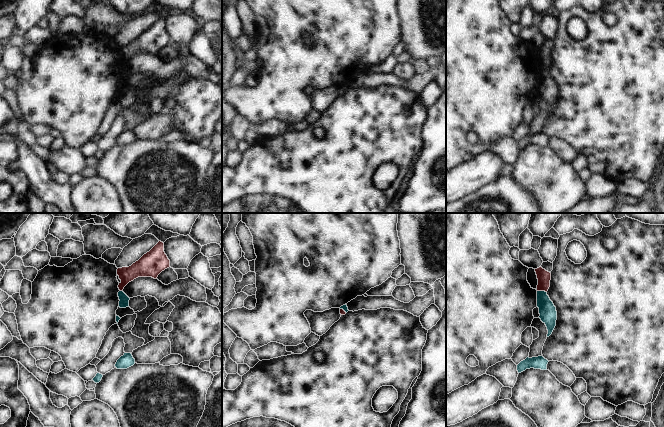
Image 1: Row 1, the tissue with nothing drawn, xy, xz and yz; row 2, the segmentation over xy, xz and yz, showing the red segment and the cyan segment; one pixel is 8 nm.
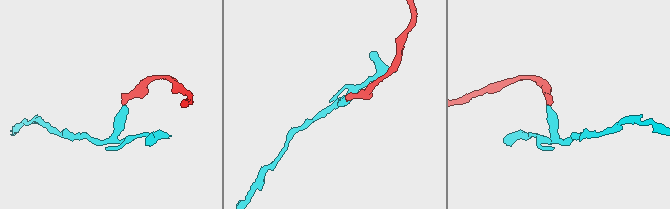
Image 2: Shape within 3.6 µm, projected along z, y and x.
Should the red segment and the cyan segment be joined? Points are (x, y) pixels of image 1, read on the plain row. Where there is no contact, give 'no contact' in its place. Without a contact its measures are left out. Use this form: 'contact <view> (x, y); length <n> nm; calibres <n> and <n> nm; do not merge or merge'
contact yz (542, 66); length 80 nm; calibres 110 and 140 nm; do not merge

